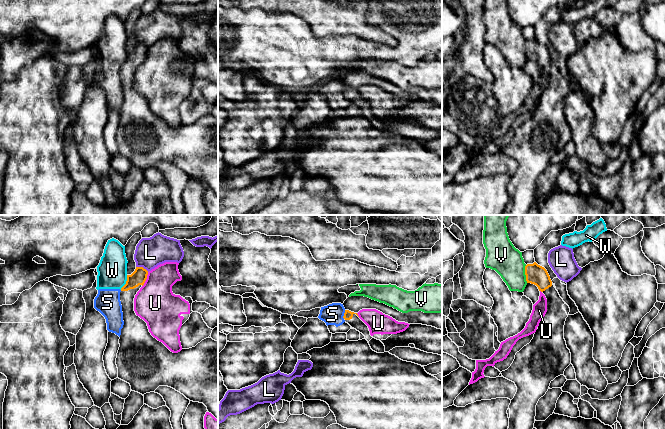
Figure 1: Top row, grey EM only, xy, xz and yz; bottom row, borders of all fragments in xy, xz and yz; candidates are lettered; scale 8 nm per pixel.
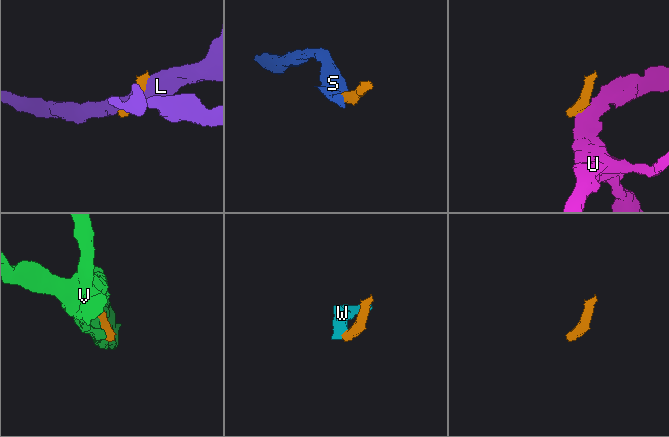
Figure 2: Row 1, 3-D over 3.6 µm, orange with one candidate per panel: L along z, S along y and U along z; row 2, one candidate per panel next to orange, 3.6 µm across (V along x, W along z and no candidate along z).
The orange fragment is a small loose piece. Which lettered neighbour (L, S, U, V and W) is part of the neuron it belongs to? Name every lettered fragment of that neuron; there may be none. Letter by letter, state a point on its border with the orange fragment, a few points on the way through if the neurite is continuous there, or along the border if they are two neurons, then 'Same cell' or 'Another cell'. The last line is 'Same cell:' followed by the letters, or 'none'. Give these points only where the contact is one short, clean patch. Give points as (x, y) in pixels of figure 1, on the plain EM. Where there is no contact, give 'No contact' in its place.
L: Touches orange at xy (142, 43). Another cell
S: Touches orange at xz (344, 90). Boundary: xz (345, 86), (343, 94). Another cell
U: Touches orange at xy (146, 54). Boundary: xy (148, 48), (142, 62). Another cell
V: Touches orange at yz (525, 50). Another cell
W: Touches orange at xy (126, 58). Boundary: xy (127, 51), (127, 56), (120, 65). Another cell
Same cell: none

